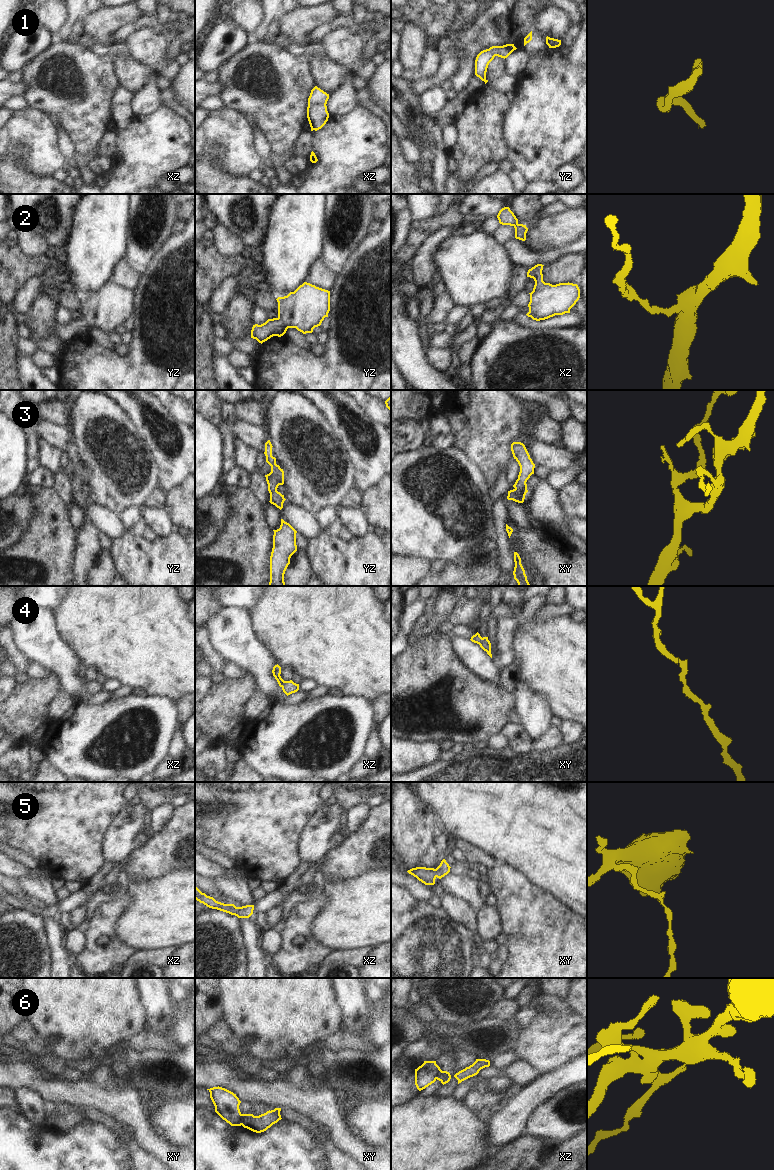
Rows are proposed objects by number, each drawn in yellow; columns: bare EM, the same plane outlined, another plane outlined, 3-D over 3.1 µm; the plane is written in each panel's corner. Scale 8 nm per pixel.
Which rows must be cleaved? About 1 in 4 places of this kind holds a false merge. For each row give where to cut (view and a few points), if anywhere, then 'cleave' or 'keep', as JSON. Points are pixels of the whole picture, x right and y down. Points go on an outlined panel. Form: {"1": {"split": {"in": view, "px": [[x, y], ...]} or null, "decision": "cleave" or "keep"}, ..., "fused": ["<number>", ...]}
{"1": {"split": null, "decision": "keep"}, "2": {"split": null, "decision": "keep"}, "3": {"split": null, "decision": "keep"}, "4": {"split": null, "decision": "keep"}, "5": {"split": null, "decision": "keep"}, "6": {"split": {"in": "xy", "px": [[243, 1114], [241, 1124]]}, "decision": "cleave"}, "fused": ["6"]}

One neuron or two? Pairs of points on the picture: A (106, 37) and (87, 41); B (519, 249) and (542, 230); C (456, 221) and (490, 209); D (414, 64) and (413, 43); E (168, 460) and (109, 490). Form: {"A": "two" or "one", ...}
{"A": "two", "B": "two", "C": "two", "D": "one", "E": "two"}

